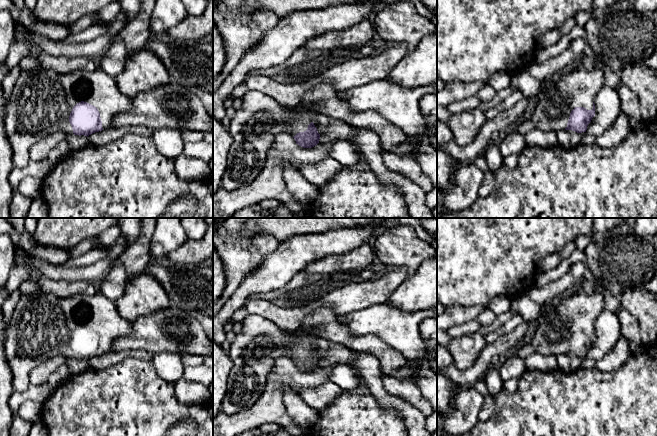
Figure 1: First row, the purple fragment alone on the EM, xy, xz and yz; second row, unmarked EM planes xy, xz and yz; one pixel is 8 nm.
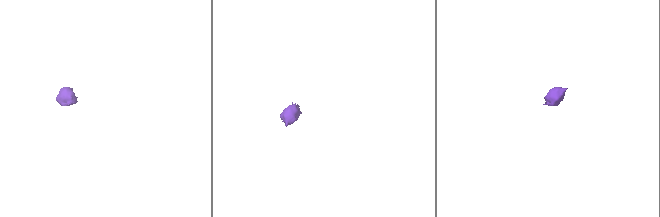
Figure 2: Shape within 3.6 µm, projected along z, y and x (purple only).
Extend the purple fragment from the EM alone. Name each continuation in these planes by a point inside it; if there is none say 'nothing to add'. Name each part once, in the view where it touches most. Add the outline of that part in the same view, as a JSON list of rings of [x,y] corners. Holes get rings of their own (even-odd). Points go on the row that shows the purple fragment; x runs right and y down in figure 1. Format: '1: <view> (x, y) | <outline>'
1: xy (40, 104) | [[[39,66],[37,69],[21,72],[5,106],[4,116],[5,130],[13,150],[14,166],[25,168],[29,163],[29,149],[41,139],[56,132],[74,135],[69,116],[73,107],[81,101],[98,109],[103,130],[110,127],[111,119],[116,114],[131,106],[131,99],[119,90],[115,78],[102,69],[59,74]]]

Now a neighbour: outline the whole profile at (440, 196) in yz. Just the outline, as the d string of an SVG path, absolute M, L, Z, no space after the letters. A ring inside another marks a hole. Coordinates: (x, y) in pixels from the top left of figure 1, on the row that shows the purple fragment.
M437 189L437 218L441 218L446 211L443 205L444 194L441 190Z

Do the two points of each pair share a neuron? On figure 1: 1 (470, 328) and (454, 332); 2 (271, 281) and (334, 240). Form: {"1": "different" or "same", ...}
{"1": "same", "2": "same"}

